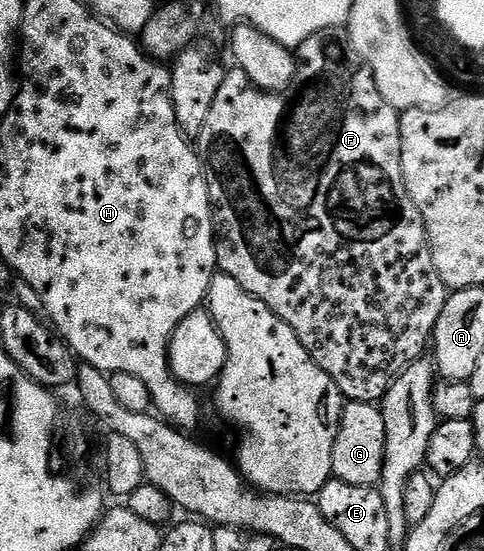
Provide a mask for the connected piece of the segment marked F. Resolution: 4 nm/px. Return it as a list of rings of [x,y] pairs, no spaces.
[[[338,29],[321,31],[312,37],[308,37],[297,47],[296,58],[298,68],[292,77],[288,93],[286,91],[262,91],[250,80],[248,73],[237,69],[227,70],[224,81],[216,93],[216,101],[212,101],[212,110],[208,112],[208,121],[204,121],[204,129],[196,136],[196,150],[198,156],[202,158],[202,168],[208,181],[210,204],[214,206],[214,230],[218,244],[218,271],[232,277],[232,281],[236,281],[236,285],[240,285],[240,289],[244,289],[252,297],[264,301],[264,305],[268,305],[268,309],[272,309],[272,313],[276,313],[276,317],[280,317],[280,321],[284,321],[297,333],[298,340],[302,342],[304,349],[310,352],[312,361],[316,361],[316,365],[320,369],[324,369],[324,373],[328,373],[328,377],[332,377],[332,381],[338,387],[338,392],[342,394],[343,400],[352,403],[378,403],[386,396],[386,390],[393,383],[396,372],[404,370],[405,367],[410,366],[412,363],[419,362],[425,356],[422,355],[425,351],[427,354],[428,344],[434,338],[436,321],[440,321],[440,313],[444,310],[446,304],[448,289],[444,285],[444,281],[440,281],[440,273],[436,273],[436,265],[432,265],[430,242],[426,236],[426,222],[420,217],[420,209],[416,209],[412,197],[408,197],[408,189],[404,185],[404,173],[400,165],[400,112],[392,105],[388,105],[388,101],[384,101],[384,97],[380,97],[380,89],[376,89],[376,81],[372,77],[370,66],[350,46],[349,38]]]

